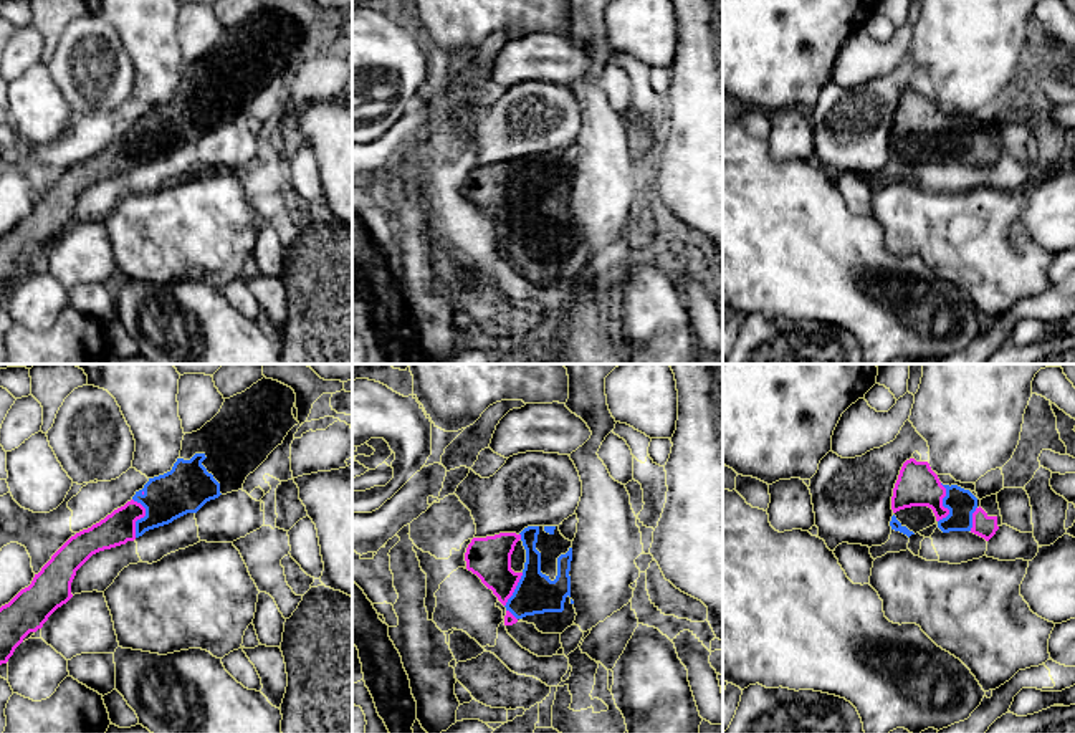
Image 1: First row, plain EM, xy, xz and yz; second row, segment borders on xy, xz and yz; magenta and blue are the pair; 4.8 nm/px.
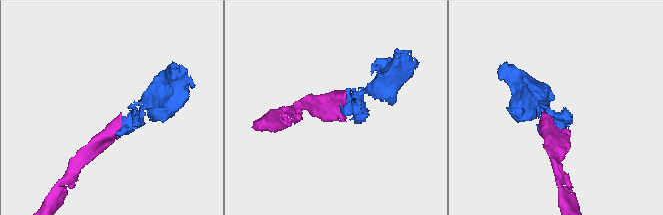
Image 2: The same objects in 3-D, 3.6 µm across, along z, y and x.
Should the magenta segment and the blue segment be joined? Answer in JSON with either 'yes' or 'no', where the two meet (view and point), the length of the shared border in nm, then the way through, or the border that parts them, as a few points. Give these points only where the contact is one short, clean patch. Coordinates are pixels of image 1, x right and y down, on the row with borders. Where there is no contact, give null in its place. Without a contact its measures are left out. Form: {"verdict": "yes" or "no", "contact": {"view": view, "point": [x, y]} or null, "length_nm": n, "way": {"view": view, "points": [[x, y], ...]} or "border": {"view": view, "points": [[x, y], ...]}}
{"verdict": "yes", "contact": {"view": "xy", "point": [141, 517]}, "length_nm": 190}

